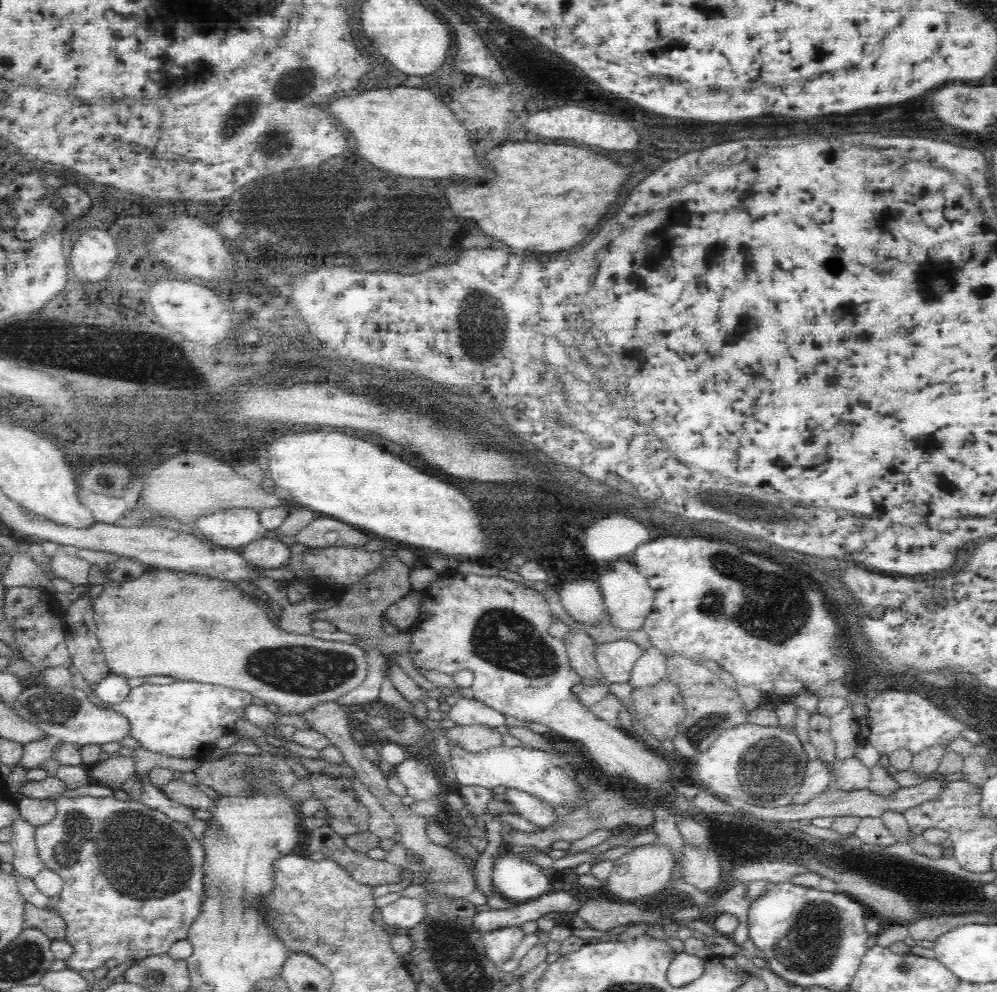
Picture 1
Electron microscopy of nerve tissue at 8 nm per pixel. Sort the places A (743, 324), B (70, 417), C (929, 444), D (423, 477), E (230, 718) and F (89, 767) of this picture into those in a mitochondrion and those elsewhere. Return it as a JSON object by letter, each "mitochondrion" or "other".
{"A":"other","B":"mitochondrion","C":"other","D":"other","E":"other","F":"other"}

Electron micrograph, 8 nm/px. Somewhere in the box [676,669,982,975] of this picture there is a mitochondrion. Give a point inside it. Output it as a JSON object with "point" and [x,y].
{"point":[766,767]}

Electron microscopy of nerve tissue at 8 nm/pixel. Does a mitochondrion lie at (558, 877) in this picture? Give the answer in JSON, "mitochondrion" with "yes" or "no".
{"mitochondrion":"no"}

